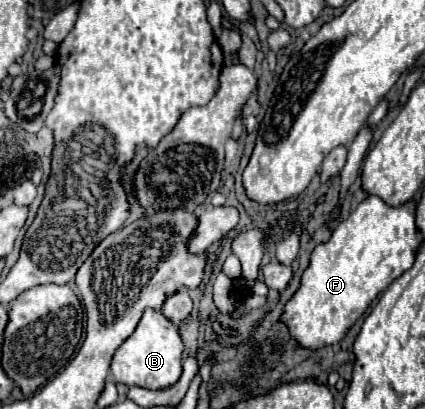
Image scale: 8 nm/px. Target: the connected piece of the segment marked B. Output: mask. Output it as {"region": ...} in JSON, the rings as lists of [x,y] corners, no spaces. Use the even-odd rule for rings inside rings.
{"region":[[[148,308],[132,336],[116,350],[112,358],[112,378],[126,386],[164,390],[174,386],[182,374],[182,352],[184,346],[178,328],[168,318],[164,318],[162,312]]]}

